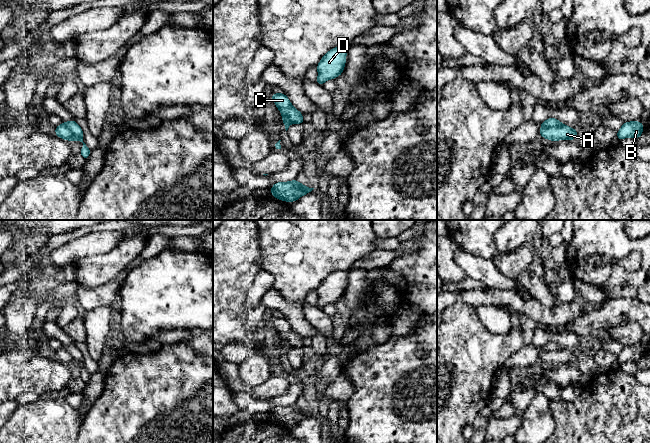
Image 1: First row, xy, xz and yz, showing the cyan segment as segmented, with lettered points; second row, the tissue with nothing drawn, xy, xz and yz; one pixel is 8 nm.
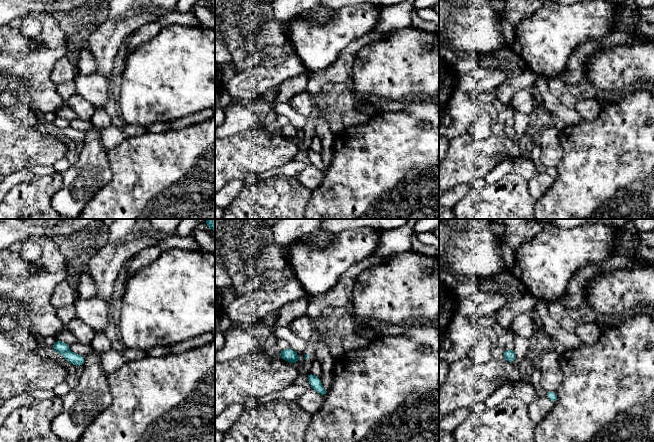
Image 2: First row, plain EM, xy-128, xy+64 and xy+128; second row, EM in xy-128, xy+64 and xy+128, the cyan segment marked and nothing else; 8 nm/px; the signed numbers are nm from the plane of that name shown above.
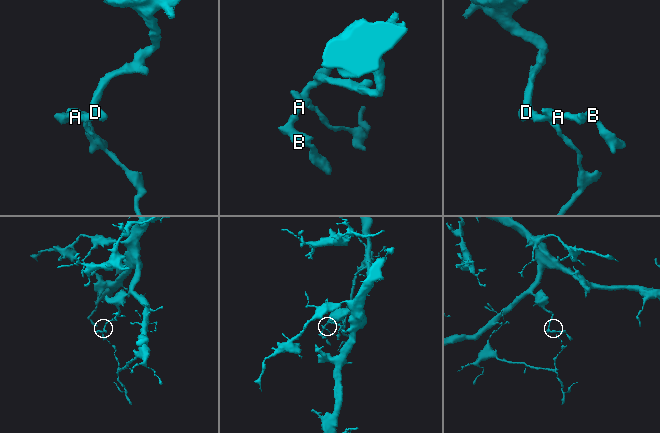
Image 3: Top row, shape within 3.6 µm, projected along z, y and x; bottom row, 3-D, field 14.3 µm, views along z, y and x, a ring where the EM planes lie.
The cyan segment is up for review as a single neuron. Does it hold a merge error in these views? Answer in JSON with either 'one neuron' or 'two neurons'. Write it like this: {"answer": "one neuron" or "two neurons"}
{"answer": "two neurons"}

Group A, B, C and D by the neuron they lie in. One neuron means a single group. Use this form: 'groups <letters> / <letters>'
groups A B D / C

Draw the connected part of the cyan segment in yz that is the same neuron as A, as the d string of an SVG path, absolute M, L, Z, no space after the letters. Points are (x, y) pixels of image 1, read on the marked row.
M565 124L558 127L541 128L539 134L550 141L575 140L578 131Z

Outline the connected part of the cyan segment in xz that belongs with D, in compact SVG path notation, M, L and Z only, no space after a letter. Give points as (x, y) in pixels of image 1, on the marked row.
M338 46L328 51L318 63L318 78L315 83L323 85L329 79L335 79L343 73L347 50Z

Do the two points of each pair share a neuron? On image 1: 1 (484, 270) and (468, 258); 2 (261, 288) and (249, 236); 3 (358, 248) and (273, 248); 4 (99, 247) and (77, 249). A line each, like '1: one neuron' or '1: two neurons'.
1: one neuron
2: two neurons
3: one neuron
4: one neuron

